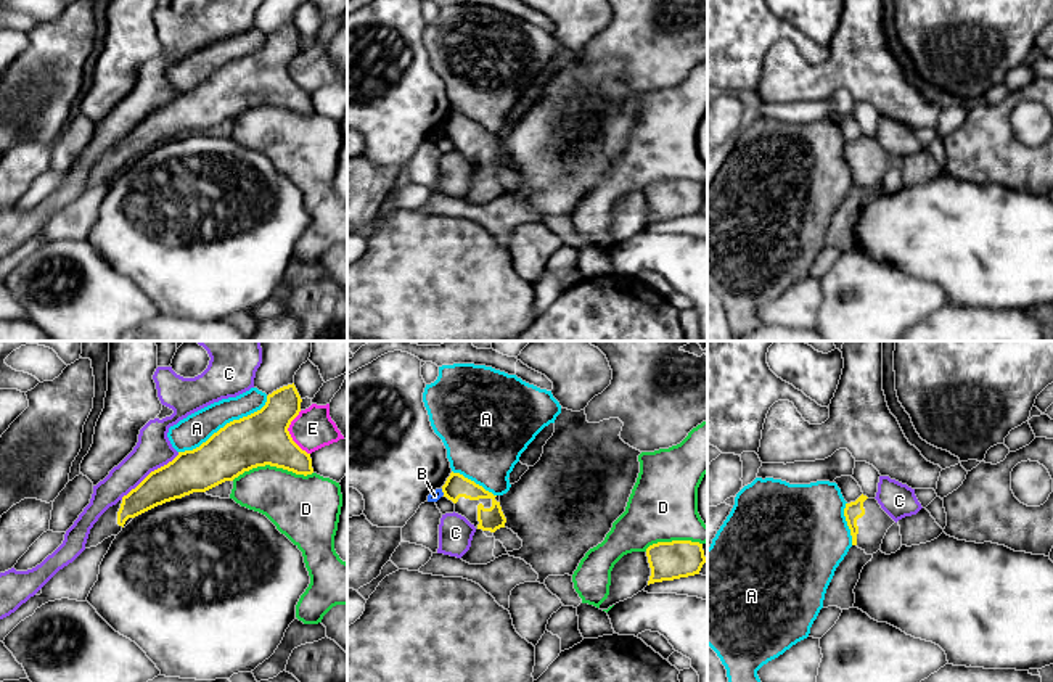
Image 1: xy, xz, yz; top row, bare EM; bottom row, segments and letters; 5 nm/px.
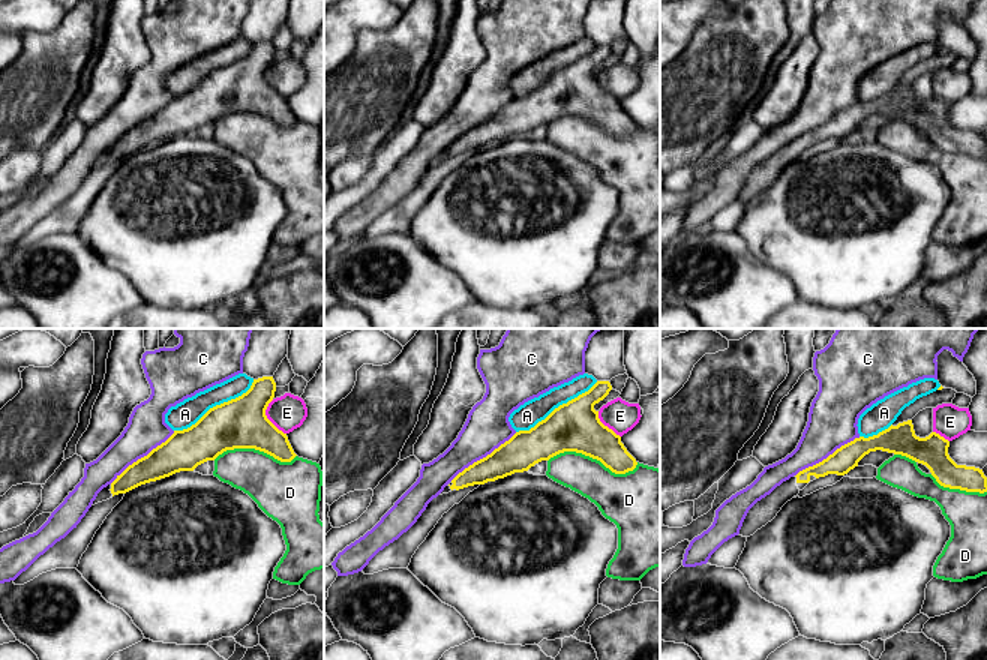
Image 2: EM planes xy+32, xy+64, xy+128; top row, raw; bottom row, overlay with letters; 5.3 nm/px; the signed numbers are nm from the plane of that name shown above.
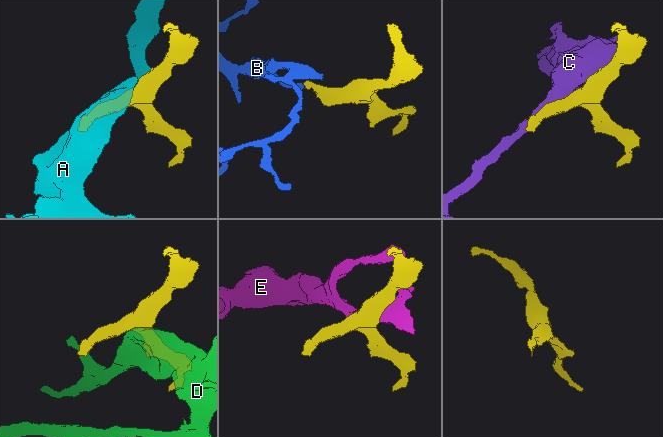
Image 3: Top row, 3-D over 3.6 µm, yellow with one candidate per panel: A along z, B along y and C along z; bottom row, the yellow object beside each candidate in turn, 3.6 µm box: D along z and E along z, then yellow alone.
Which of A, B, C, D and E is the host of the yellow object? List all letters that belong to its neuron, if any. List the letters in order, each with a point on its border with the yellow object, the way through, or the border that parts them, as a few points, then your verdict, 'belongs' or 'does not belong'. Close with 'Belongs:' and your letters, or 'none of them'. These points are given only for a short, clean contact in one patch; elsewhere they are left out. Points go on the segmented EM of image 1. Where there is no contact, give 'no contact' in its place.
A: xy (227, 423) | does not belong
B: xz (442, 491) | along xz (441, 489), (444, 494) | does not belong
C: xy (151, 472) | does not belong
D: xy (272, 465) | does not belong
E: xy (288, 433) | does not belong
Belongs: none of them

